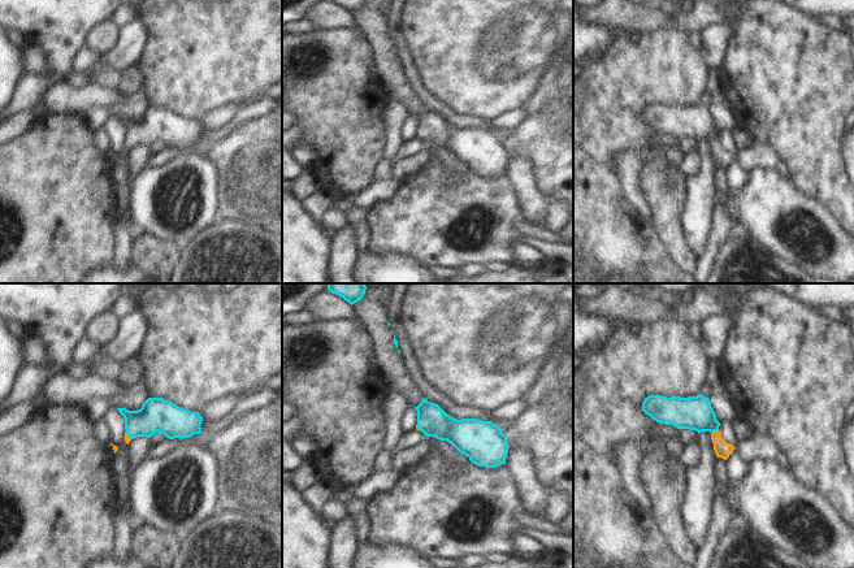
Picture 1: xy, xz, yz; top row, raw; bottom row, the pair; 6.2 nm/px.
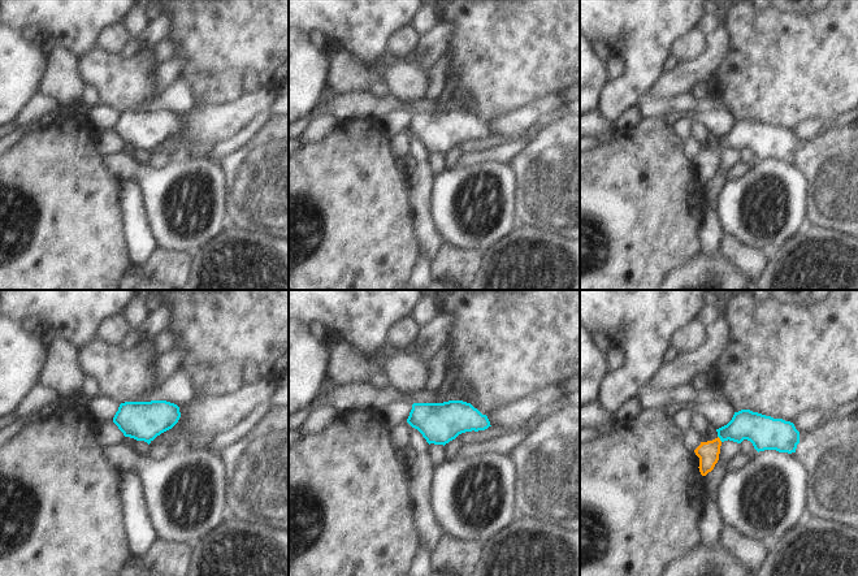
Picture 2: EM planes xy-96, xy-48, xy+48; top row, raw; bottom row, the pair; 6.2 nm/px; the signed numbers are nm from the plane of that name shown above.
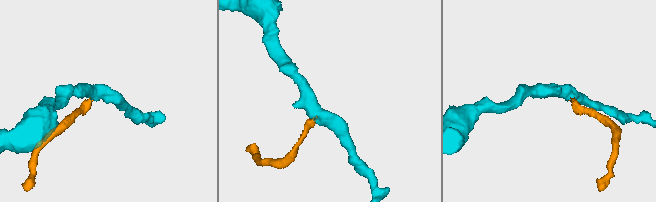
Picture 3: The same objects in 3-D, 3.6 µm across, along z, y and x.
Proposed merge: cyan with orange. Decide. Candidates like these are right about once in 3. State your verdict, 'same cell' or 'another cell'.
same cell

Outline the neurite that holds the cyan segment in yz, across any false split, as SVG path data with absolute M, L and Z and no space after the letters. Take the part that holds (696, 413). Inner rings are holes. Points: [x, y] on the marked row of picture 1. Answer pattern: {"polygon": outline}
{"polygon": "M702 394L689 398L649 395L642 403L642 411L660 424L695 430L698 434L710 432L718 458L727 460L734 450L733 445L721 438L720 422L711 402Z"}

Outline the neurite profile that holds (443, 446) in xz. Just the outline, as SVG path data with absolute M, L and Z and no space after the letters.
M428 437L430 443L432 443L432 448L439 450L443 456L454 460L456 464L465 464L469 458L460 454L451 443L448 443L447 441L441 441L437 439L435 437Z

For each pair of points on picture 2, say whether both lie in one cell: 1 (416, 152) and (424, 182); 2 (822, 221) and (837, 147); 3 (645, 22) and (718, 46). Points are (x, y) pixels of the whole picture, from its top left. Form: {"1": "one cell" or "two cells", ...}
{"1": "one cell", "2": "one cell", "3": "two cells"}

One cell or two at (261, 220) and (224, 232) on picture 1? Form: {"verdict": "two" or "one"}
{"verdict": "two"}

